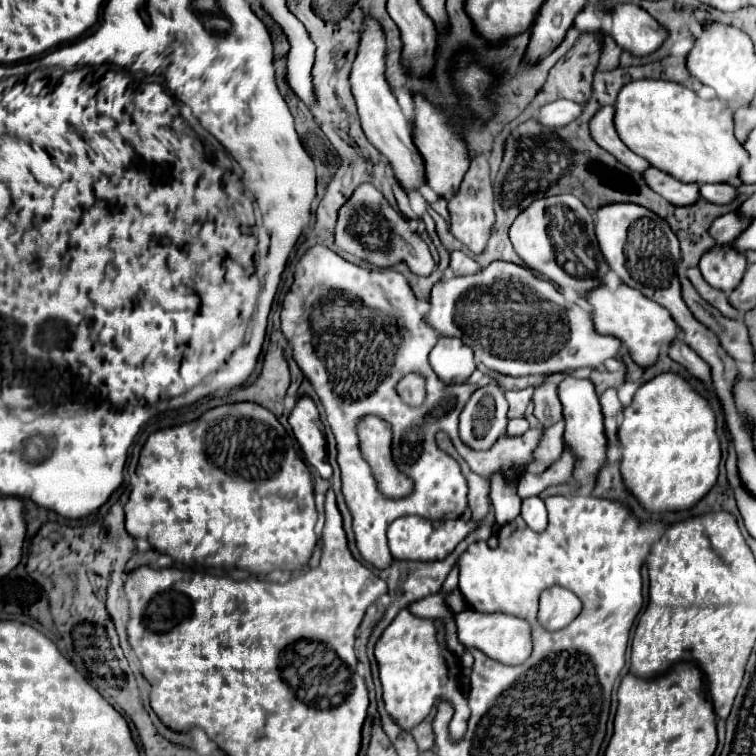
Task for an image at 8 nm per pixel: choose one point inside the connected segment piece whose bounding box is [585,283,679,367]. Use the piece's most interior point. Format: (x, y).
(645, 328)

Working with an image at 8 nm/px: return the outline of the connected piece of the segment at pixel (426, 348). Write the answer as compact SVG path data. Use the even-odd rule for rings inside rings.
M315 245L307 249L297 263L295 281L283 299L281 331L293 347L295 363L323 401L329 427L337 439L337 461L343 481L341 491L353 515L357 549L363 559L373 563L377 569L385 569L393 561L385 537L391 521L401 515L457 519L467 509L465 479L457 461L437 447L437 431L451 435L459 455L465 457L469 467L485 479L491 479L493 475L501 475L503 479L519 479L523 469L533 463L533 451L543 437L543 429L529 429L527 433L514 437L504 435L491 451L473 451L459 441L457 423L465 403L479 387L497 381L487 375L477 385L445 385L435 375L427 355L439 337L437 331L425 321L425 313L419 310L419 298L401 273L391 269L363 269L341 259L325 245ZM409 373L425 377L427 399L421 407L409 407L397 395L397 383ZM369 415L375 415L391 425L393 463L413 481L413 491L407 497L385 497L377 487L373 469L361 455L357 423Z

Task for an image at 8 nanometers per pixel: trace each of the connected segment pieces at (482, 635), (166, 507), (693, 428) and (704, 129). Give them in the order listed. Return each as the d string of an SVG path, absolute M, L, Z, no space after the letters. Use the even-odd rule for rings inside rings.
M467 609L463 613L453 613L455 625L457 625L457 637L459 643L465 645L465 649L479 649L487 657L507 663L507 665L519 665L523 663L531 653L531 627L527 621L507 615L507 613L475 613L475 609Z
M249 401L219 405L219 407L205 411L199 419L195 419L191 423L151 433L141 449L139 463L137 463L137 483L133 485L129 501L125 505L125 529L127 529L127 533L135 539L149 541L155 551L171 555L173 561L183 563L183 565L235 567L247 569L251 573L271 573L275 569L297 571L297 569L305 567L311 553L313 553L313 547L317 543L315 523L317 523L317 509L315 509L315 501L313 501L313 483L309 479L309 469L307 469L306 463L303 463L303 459L297 455L293 439L287 435L285 427L277 421L277 417L271 411L267 411L265 407L261 407L257 403L249 403Z
M661 373L657 377L653 377L651 381L643 383L631 405L623 411L623 423L619 427L619 439L623 443L623 461L621 461L621 473L623 473L623 479L625 479L625 485L629 487L629 491L643 503L645 509L651 509L651 511L681 511L681 509L689 509L693 507L717 481L717 467L719 467L719 461L721 461L721 441L717 437L717 417L715 417L715 411L711 407L711 403L699 395L681 375L677 373Z
M641 79L627 83L615 103L615 129L621 141L639 157L647 159L651 165L661 169L673 177L679 177L679 181L691 181L691 183L723 183L731 177L737 177L743 161L747 161L747 151L739 141L733 137L733 121L731 111L725 101L701 99L695 91L685 89L679 83L671 81L657 81L657 79Z

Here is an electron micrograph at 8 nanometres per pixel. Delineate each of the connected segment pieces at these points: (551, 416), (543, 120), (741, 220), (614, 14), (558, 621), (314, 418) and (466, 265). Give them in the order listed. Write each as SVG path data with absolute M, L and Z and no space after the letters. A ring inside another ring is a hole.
M553 373L543 381L539 387L535 387L533 403L535 403L535 417L541 421L541 425L547 429L555 425L561 415L561 401L557 397L557 383L561 379L561 373Z
M559 99L559 101L543 105L541 111L539 111L537 121L545 129L559 129L559 127L571 123L575 117L579 117L579 109L581 109L579 103L567 101L567 99Z
M731 211L731 213L725 213L713 221L711 237L715 237L717 245L725 245L725 243L735 241L749 225L751 225L749 217L743 217L741 213Z
M617 3L609 15L613 21L609 35L633 55L649 55L667 39L667 31L635 3Z
M549 587L541 593L537 619L545 629L557 631L567 627L581 611L581 601L569 589Z
M309 395L299 397L297 405L293 407L289 415L289 425L293 427L293 433L307 457L307 461L319 471L323 479L329 479L333 475L333 469L327 459L325 449L325 429L319 419L319 411Z
M453 251L451 253L451 269L455 275L469 275L469 273L477 273L481 267L469 255L465 255L461 251Z

